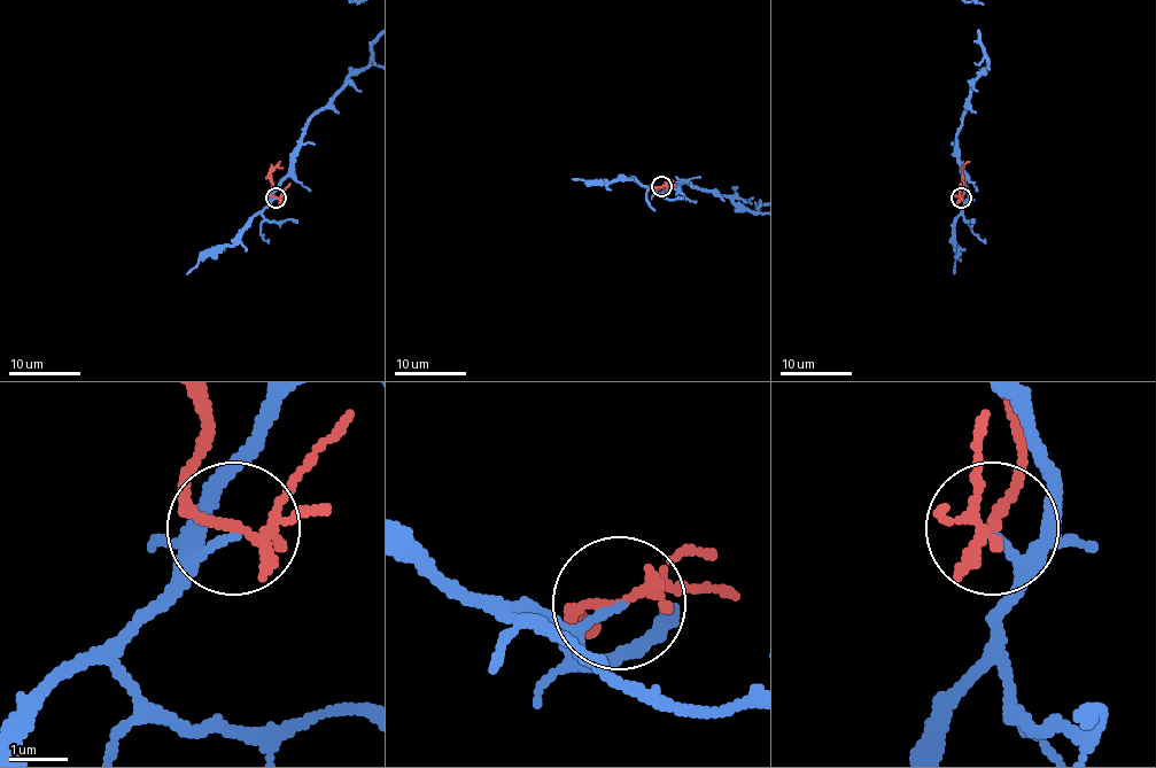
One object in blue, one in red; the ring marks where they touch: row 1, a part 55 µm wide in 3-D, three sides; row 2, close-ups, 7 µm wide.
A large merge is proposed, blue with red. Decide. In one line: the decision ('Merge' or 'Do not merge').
Do not merge

